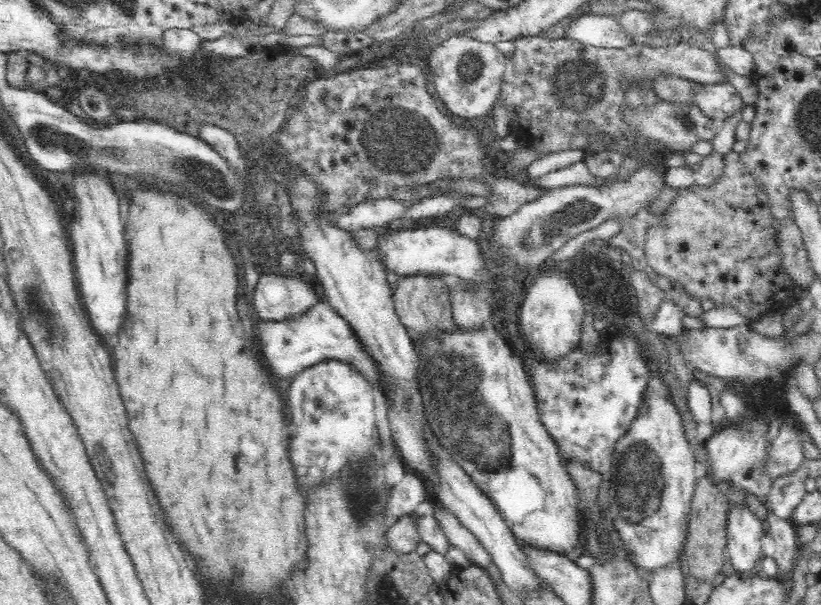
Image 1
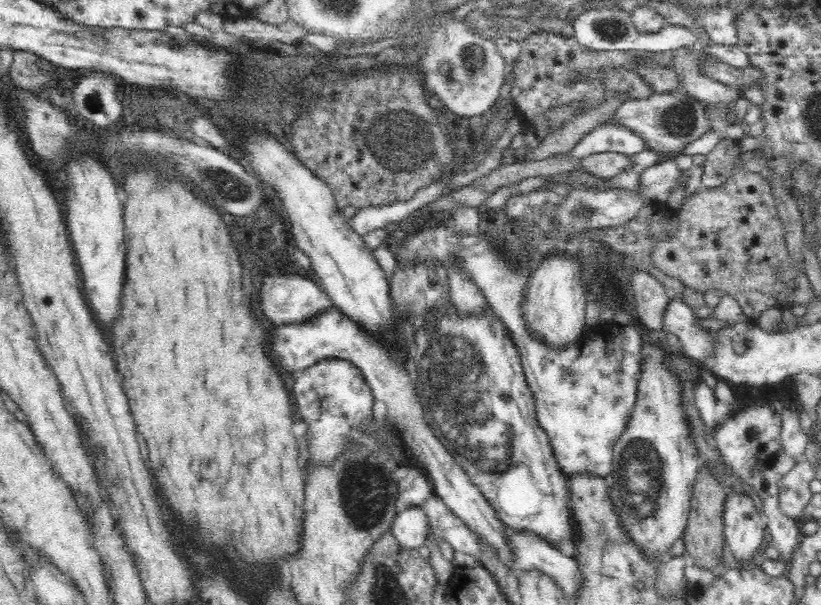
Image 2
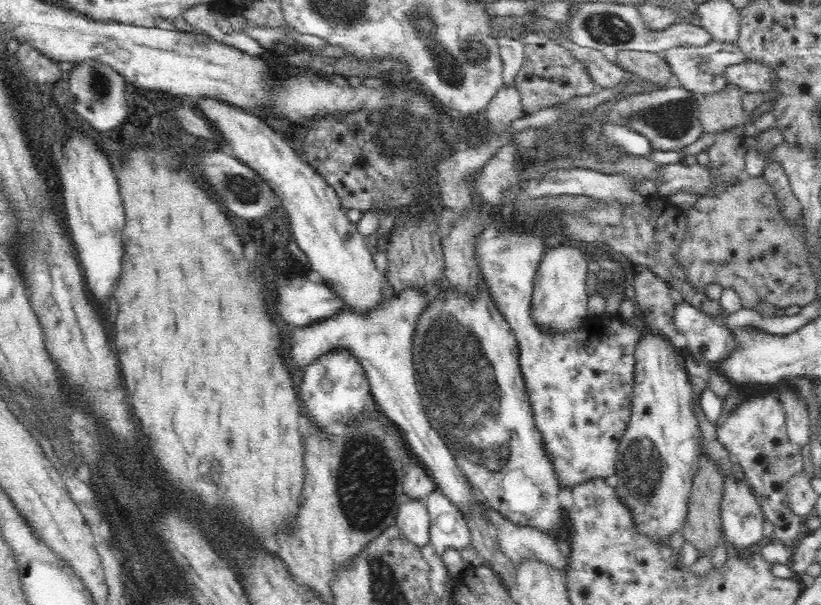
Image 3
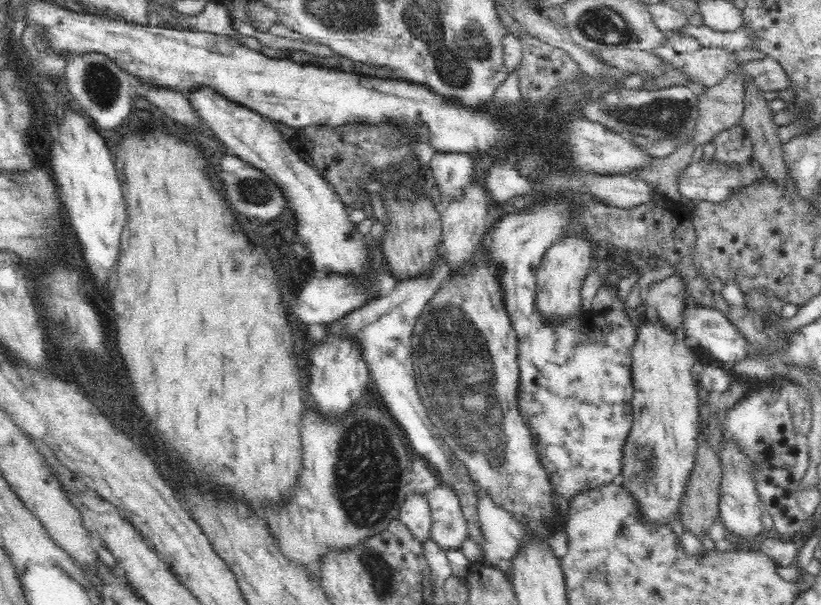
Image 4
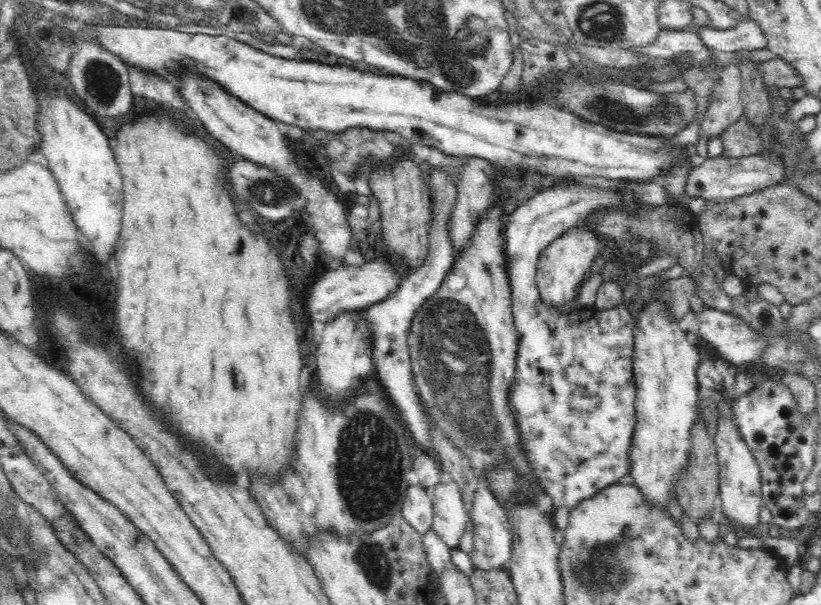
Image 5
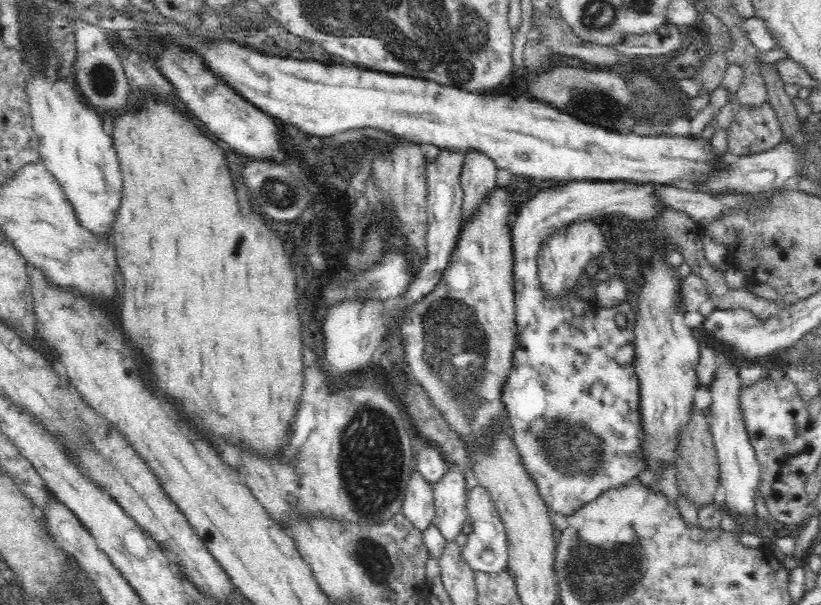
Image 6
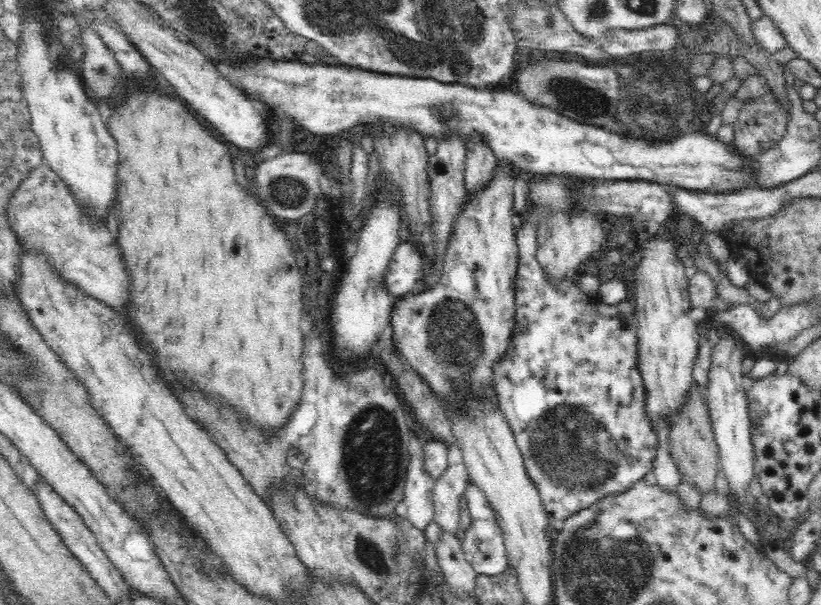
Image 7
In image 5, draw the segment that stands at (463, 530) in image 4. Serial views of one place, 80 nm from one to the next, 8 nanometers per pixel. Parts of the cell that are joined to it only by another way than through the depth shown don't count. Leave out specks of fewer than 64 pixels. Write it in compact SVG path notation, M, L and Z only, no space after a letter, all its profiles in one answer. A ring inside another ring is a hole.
M446 473L434 487L432 499L434 506L431 527L448 546L457 548L469 521L469 510L465 505L460 483Z

